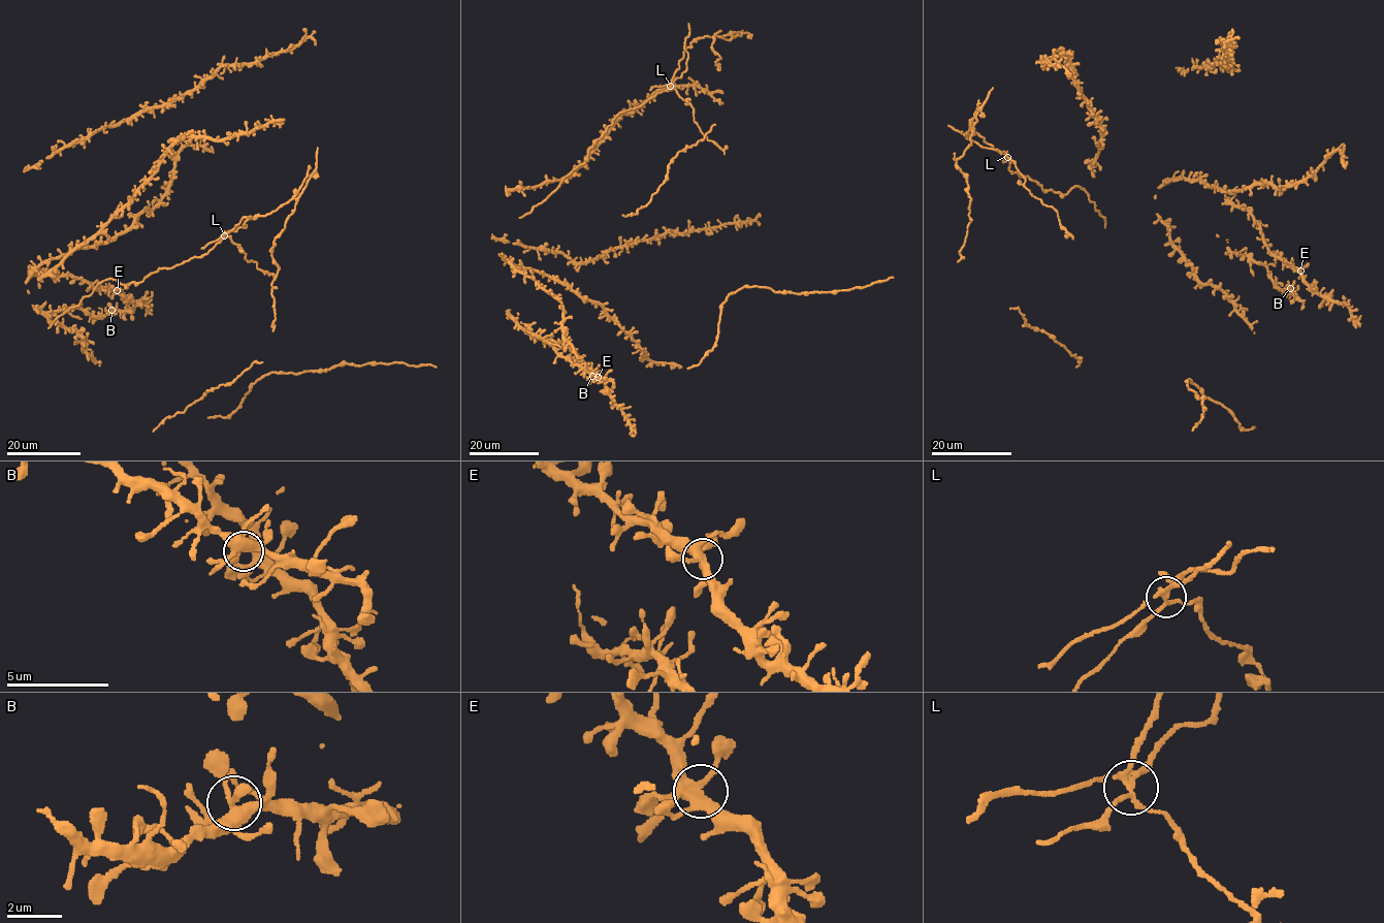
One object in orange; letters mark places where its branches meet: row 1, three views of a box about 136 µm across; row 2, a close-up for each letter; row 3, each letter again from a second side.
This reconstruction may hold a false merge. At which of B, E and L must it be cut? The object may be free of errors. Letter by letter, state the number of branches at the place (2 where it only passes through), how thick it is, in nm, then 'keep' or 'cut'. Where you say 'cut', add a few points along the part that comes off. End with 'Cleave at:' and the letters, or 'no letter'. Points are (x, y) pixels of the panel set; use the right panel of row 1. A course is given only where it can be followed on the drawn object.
B: 6 | 360 nm | keep
E: 7 | 400 nm | keep
L: 6 | 190 nm | cut | (1007, 156), (976, 133), (965, 133), (970, 127), (970, 146), (956, 165), (970, 197), (969, 225), (957, 261)
Cleave at: L

